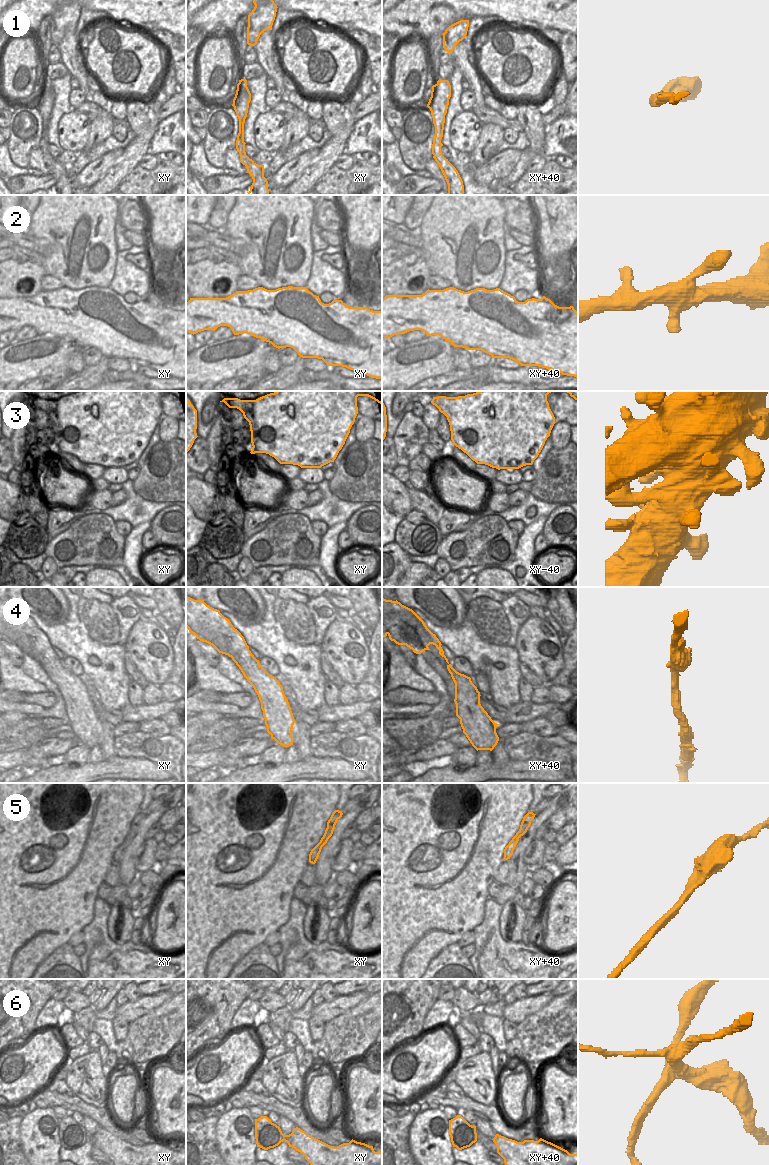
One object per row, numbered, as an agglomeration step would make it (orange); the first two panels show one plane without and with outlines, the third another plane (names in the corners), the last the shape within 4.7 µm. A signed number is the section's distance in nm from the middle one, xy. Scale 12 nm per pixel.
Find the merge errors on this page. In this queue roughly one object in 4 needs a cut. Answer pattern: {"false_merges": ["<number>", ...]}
{"false_merges": ["6"]}

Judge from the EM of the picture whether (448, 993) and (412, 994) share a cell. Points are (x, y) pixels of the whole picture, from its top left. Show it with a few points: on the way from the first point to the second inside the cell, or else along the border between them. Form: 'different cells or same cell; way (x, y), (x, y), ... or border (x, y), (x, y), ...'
different cells; border (439, 989), (437, 998)

